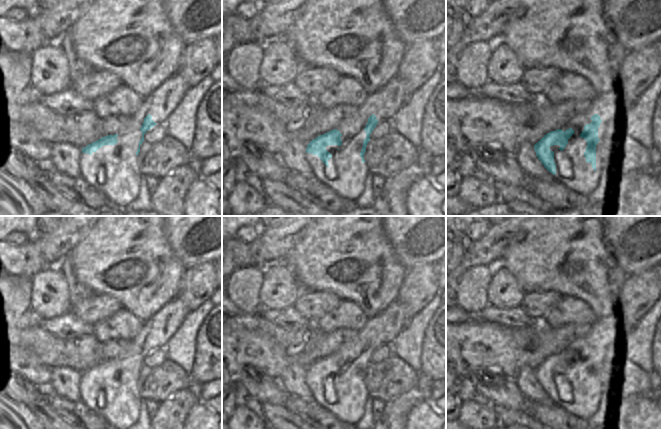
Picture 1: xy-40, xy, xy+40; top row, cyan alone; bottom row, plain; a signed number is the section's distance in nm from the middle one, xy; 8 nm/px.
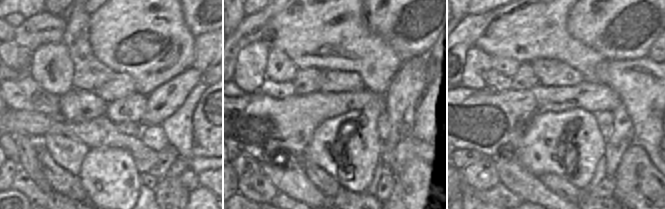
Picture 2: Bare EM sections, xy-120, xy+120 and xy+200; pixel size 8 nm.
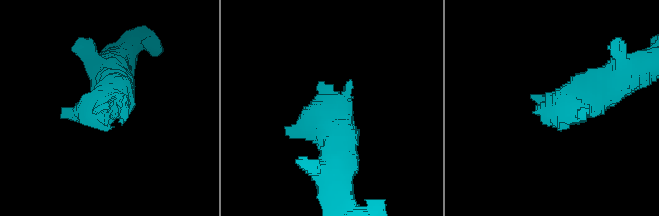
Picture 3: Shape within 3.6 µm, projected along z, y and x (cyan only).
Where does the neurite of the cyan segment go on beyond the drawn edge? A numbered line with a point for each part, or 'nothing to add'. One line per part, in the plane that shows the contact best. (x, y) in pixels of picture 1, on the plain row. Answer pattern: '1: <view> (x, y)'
1: xy+40 (572, 394)

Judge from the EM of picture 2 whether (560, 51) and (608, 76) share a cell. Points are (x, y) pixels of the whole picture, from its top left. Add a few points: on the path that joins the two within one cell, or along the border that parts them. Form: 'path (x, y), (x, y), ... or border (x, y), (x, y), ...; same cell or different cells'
border (604, 59), (595, 69), (596, 81); different cells

